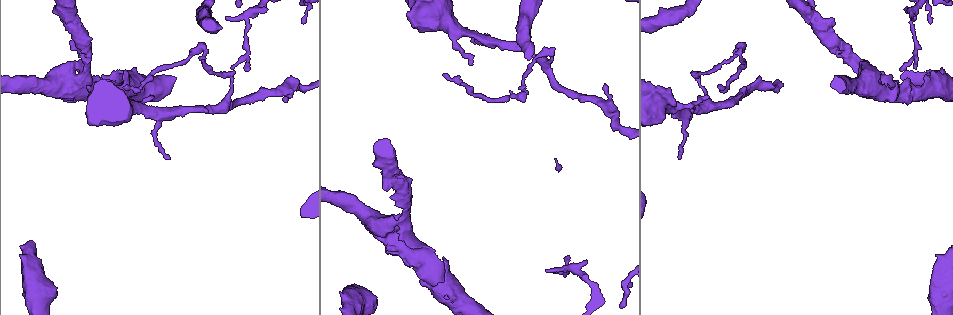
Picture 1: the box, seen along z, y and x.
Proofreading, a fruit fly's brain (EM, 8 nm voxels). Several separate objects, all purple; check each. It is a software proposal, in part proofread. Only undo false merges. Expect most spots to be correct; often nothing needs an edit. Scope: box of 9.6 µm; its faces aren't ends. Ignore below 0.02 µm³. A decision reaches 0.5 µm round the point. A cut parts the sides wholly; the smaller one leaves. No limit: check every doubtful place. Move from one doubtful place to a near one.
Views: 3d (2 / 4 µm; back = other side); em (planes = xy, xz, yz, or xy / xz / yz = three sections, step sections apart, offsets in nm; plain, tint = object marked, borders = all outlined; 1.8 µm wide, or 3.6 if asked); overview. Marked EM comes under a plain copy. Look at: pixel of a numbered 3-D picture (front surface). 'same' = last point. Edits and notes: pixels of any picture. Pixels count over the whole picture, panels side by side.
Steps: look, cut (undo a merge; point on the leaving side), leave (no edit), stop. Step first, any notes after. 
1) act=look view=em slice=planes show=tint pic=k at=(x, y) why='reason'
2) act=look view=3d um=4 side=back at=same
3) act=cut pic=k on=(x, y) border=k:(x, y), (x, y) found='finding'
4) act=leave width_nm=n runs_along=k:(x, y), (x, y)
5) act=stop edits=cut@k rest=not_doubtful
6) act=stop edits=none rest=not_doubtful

act=look view=3d um=4 pic=1 at=(452, 26) why='thick turns thin'

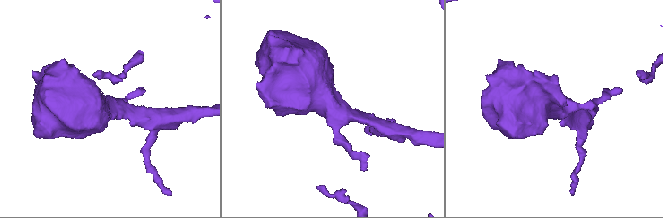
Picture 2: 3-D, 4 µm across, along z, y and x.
act=look view=em um=3.6 slice=planes show=borders pic=2 at=(334, 110)

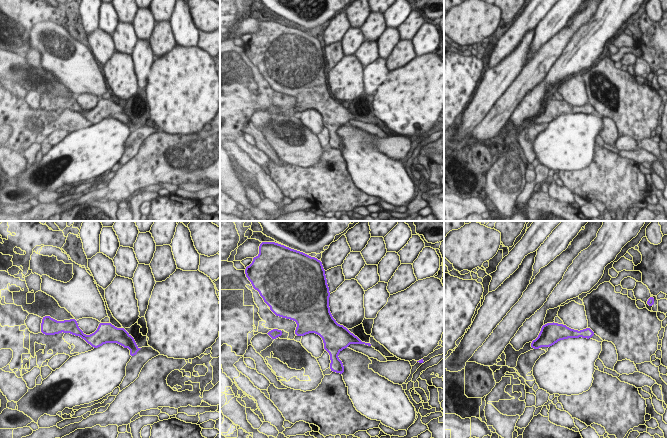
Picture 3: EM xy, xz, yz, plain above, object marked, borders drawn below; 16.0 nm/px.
act=leave found='all the same cell'

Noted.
act=look view=3d um=2 side=back pic=1 at=(546, 61) why='sharp bend'

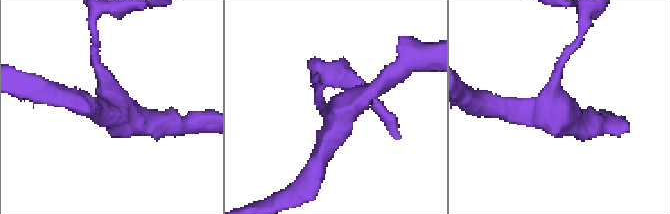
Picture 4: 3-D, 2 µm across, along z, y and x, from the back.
act=look view=em um=3.6 slice=yz step=8 show=borders pic=4 at=(556, 103) arms=3 why='now the EM'

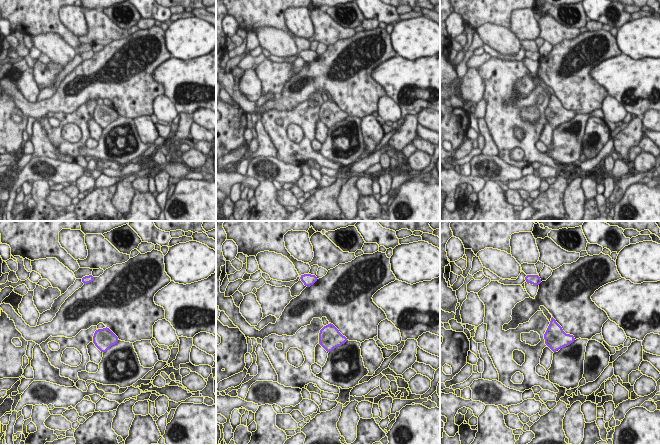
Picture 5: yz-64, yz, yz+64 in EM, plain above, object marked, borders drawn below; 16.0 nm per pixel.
act=leave found='continuous, no second cell'

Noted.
act=look view=3d um=4 pic=1 at=(739, 50) why='abrupt turn'

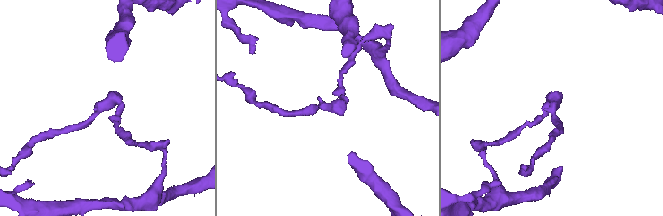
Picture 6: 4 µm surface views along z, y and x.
act=look view=em slice=planes show=borders pic=6 at=(338, 107)

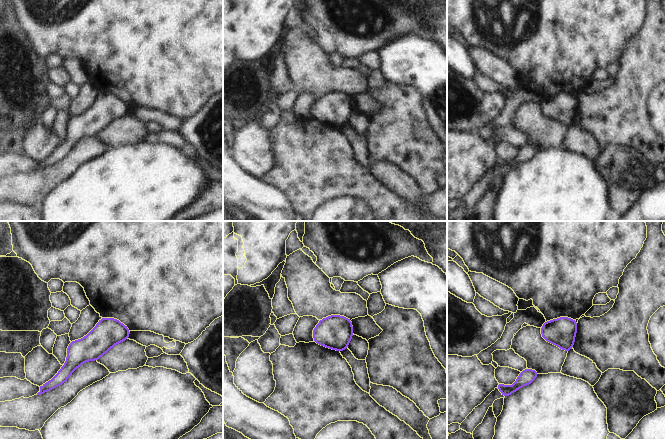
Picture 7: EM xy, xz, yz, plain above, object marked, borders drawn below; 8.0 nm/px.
act=leave runs_along=7:(127, 331), (108, 332), (65, 371) found='continuous, no second cell'

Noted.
act=look view=3d um=2 pic=1 at=(698, 77) why='abrupt turn'

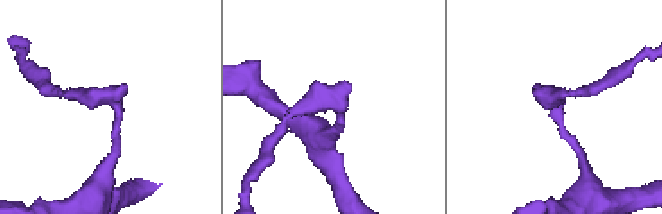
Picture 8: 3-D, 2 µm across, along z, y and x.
act=look view=em um=3.6 slice=planes show=tint pic=8 at=(561, 110)

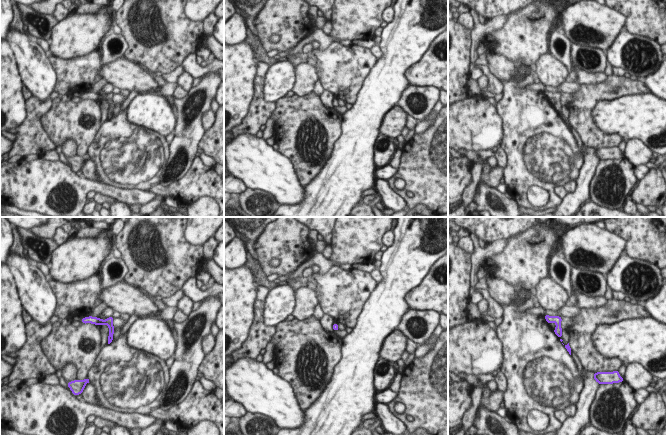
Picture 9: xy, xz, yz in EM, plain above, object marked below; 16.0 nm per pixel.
act=leave runs_along=9:(85, 320), (106, 322), (111, 331) found='continuous, no second cell'

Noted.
act=look view=em slice=xz step=16 show=tint pic=1 at=(929, 91) why='sudden change in width'

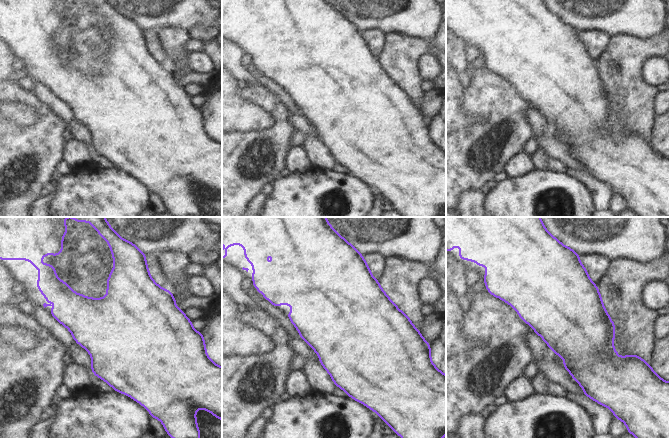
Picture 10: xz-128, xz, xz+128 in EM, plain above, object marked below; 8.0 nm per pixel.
act=look view=em slice=planes show=borders at=same

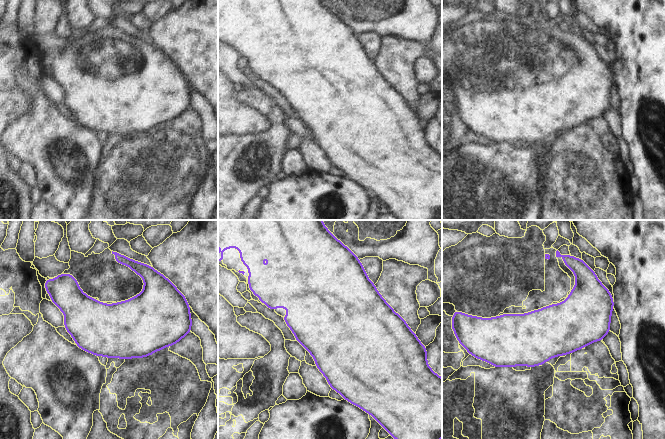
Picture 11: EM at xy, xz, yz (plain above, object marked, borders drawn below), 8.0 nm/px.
act=leave found='continuous, no second cell'

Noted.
act=look view=em um=3.6 slice=yz step=16 show=tint pic=1 at=(69, 89) why='calibre changes'

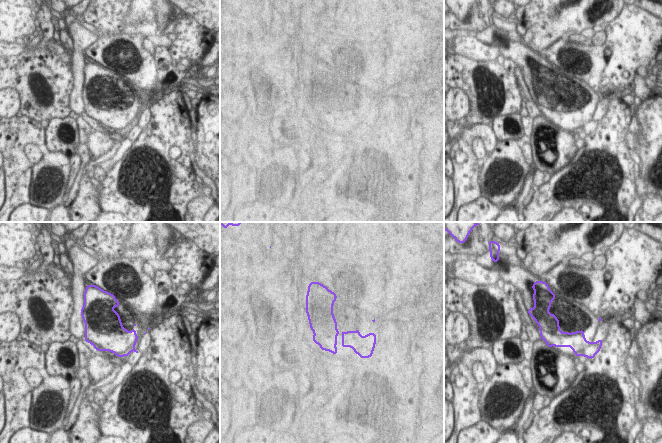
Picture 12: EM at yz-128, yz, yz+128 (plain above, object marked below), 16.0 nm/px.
act=look view=em um=3.6 slice=planes show=tint at=same

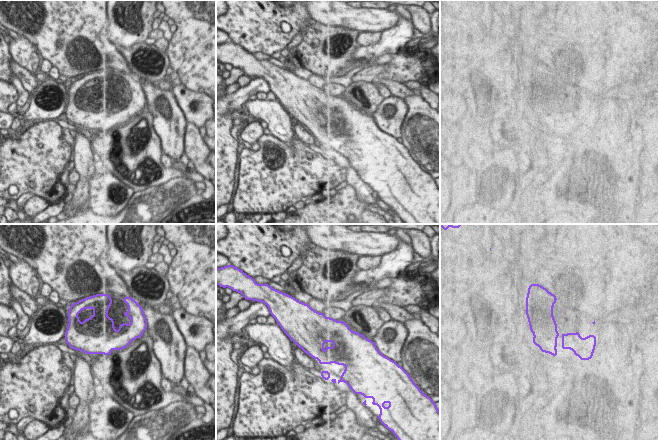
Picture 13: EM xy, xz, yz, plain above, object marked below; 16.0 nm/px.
act=leave width_nm=400 found='one cell here'

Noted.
act=stop edits=none rest=not_doubtful

